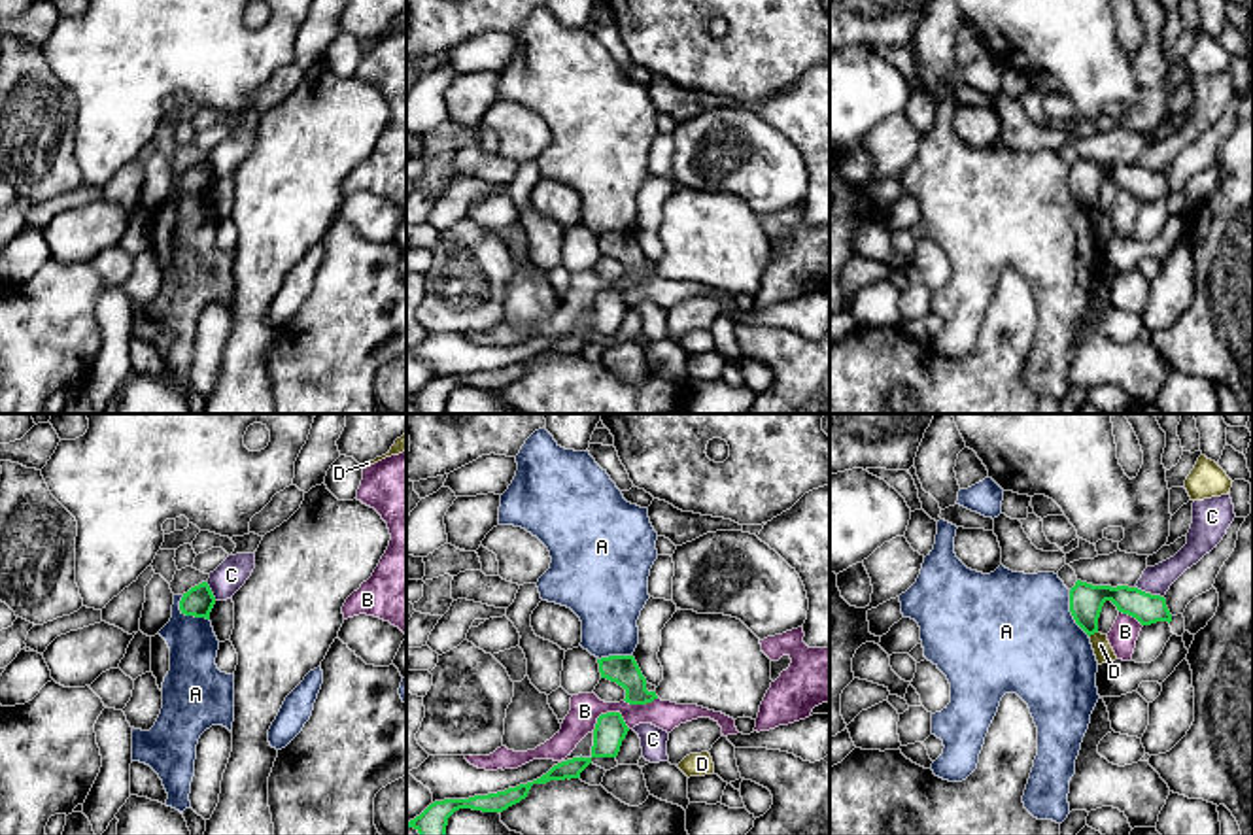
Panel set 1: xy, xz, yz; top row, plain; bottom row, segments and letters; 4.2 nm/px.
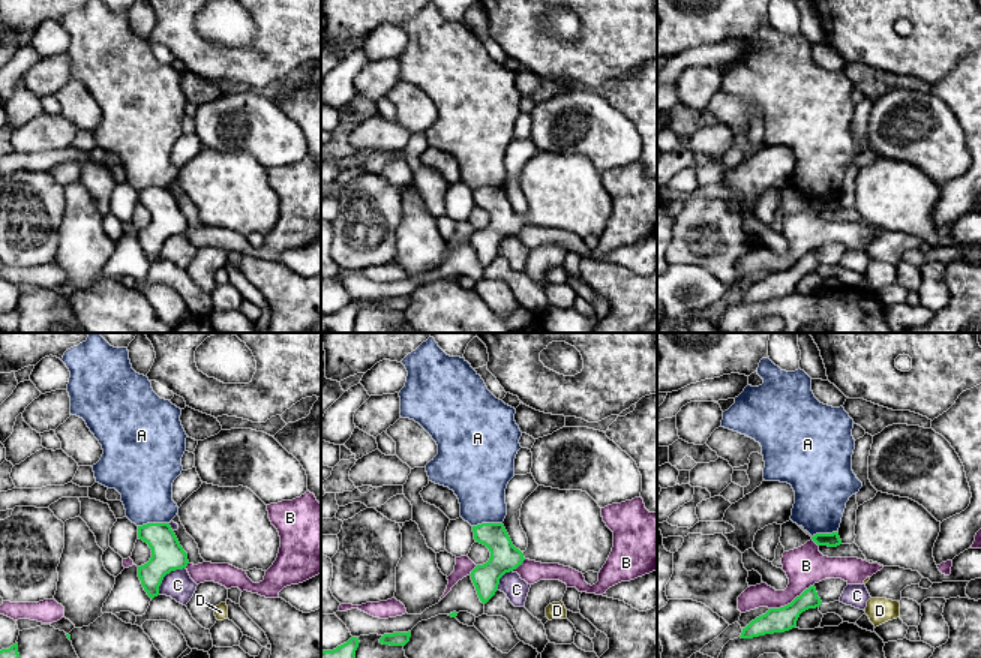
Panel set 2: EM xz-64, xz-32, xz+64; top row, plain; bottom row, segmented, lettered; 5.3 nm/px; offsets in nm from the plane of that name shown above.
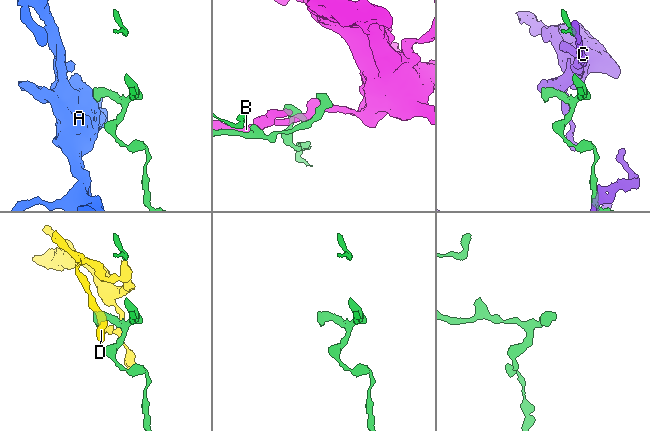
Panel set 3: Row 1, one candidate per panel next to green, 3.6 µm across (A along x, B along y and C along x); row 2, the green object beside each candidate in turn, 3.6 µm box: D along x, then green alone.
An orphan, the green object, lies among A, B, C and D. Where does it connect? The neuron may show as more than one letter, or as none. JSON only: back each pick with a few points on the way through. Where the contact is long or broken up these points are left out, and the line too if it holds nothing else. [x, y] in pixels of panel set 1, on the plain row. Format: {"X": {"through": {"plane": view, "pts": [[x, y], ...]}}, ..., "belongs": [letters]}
{"belongs": []}

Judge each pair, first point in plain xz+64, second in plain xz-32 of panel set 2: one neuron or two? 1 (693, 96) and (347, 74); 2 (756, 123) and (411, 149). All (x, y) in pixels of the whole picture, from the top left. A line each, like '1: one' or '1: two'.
1: two
2: one

